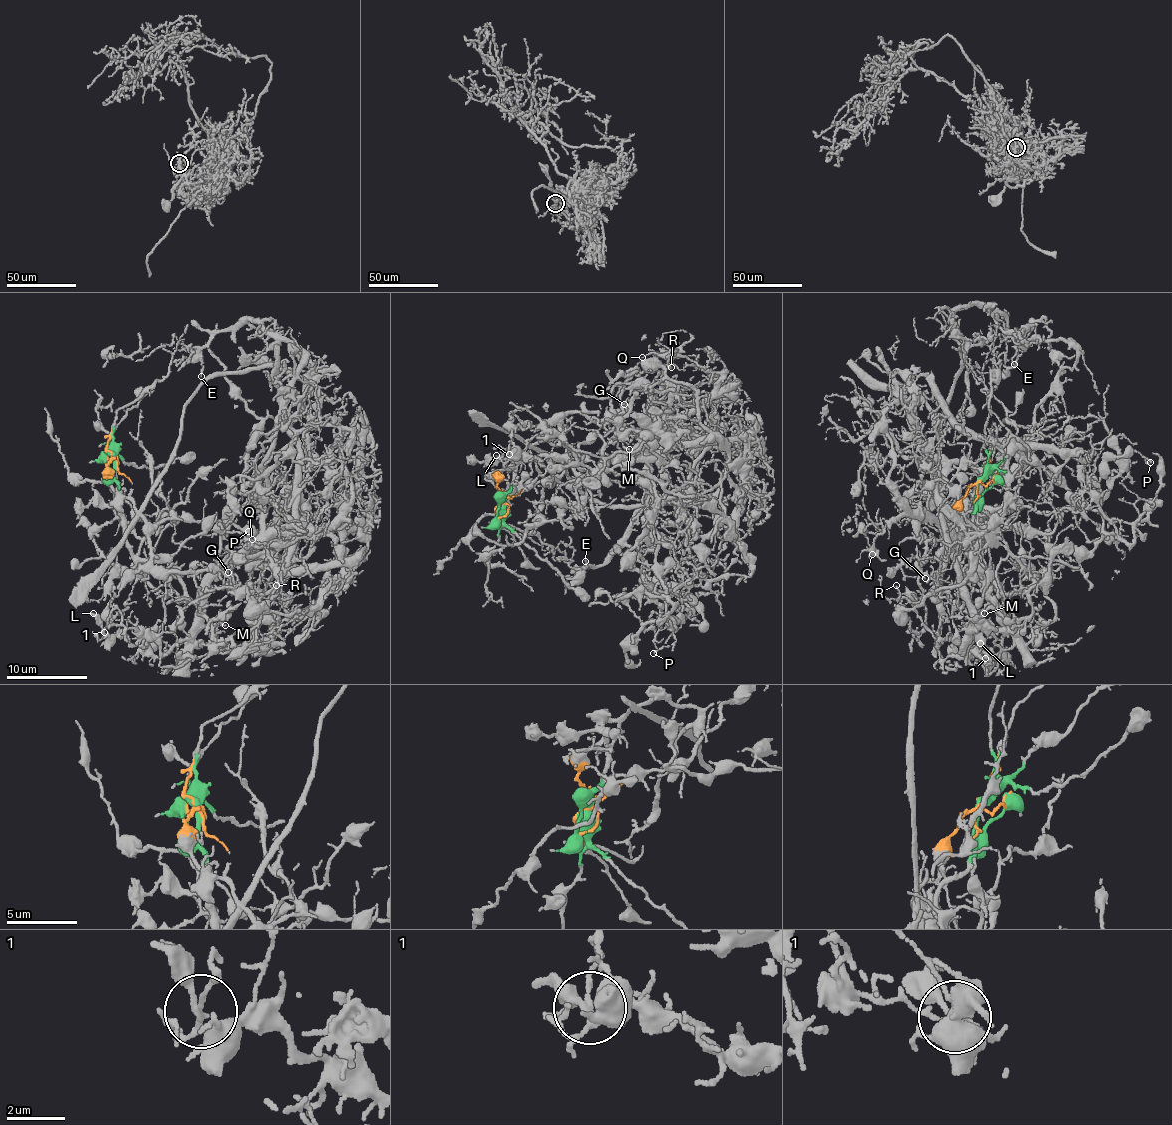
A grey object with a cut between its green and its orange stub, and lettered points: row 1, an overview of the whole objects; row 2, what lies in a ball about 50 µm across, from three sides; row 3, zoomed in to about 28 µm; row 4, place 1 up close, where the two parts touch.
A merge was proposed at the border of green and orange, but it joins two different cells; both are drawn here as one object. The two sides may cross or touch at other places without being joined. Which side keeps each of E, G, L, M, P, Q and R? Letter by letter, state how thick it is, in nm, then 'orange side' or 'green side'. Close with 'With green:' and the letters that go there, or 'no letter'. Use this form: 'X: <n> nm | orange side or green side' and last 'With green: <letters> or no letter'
E: 130 nm | orange side
G: 120 nm | orange side
L: 170 nm | green side
M: 110 nm | green side
P: 130 nm | green side
Q: 90 nm | green side
R: 120 nm | green side
With green: L, M, P, Q, R

